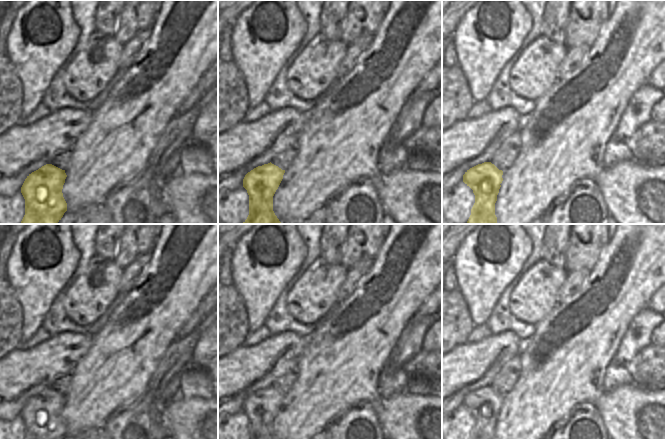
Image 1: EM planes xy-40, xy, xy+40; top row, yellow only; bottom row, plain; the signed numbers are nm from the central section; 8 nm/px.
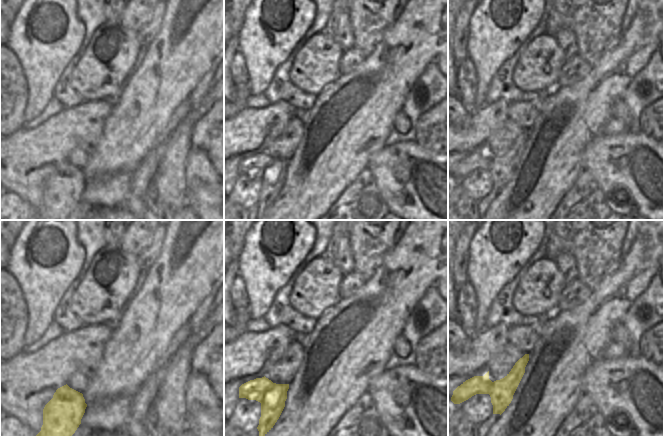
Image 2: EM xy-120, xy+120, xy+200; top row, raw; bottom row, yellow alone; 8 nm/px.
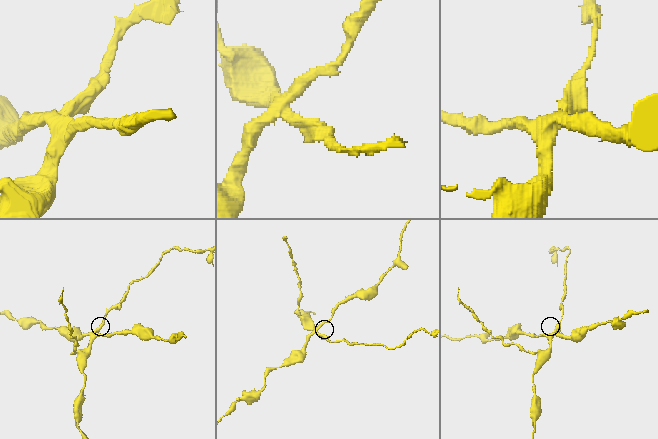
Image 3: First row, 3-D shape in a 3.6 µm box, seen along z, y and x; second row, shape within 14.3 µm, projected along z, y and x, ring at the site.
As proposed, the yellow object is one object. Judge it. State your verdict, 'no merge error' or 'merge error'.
merge error

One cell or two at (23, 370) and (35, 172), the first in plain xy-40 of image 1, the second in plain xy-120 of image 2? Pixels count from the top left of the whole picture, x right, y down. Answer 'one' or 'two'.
one

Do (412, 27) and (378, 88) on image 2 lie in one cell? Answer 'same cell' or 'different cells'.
same cell

